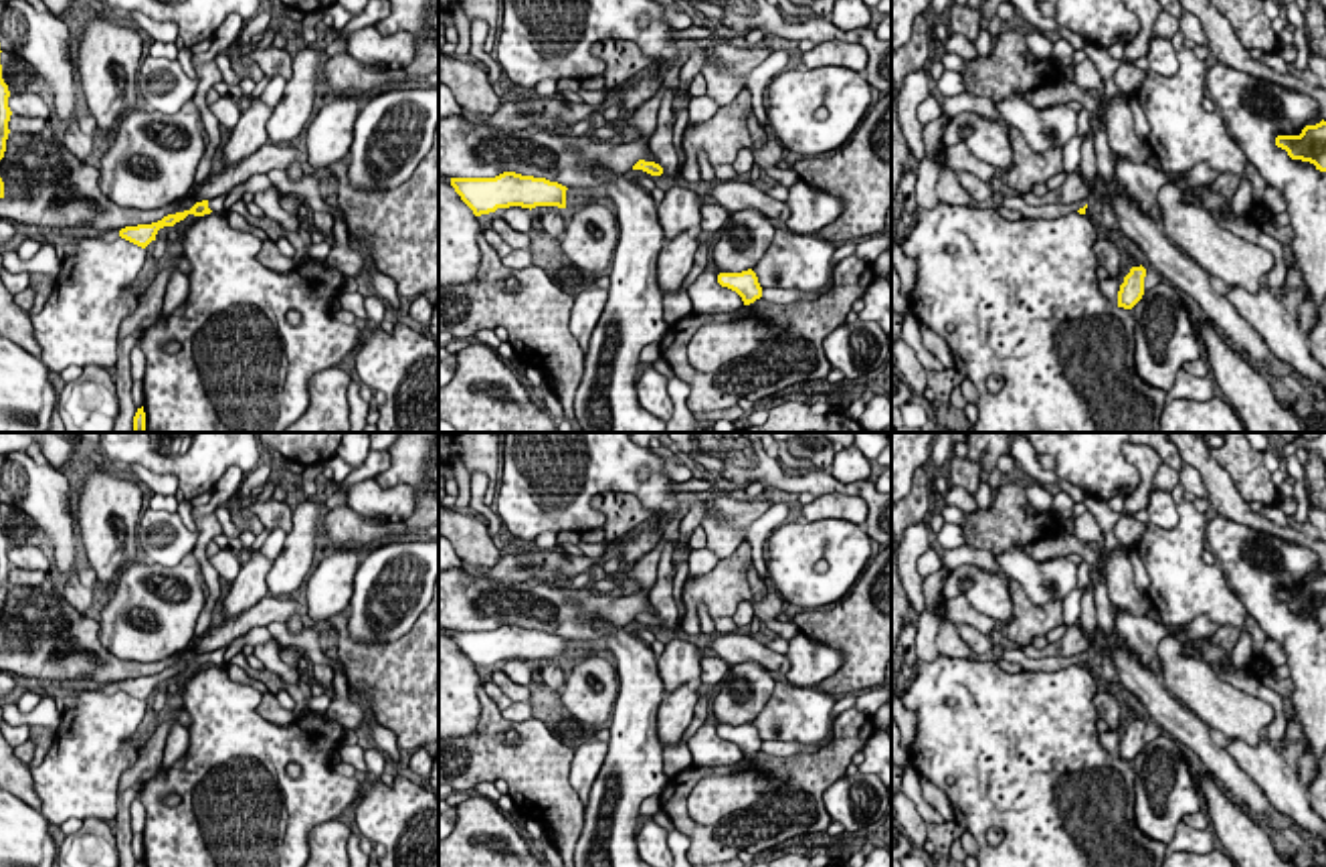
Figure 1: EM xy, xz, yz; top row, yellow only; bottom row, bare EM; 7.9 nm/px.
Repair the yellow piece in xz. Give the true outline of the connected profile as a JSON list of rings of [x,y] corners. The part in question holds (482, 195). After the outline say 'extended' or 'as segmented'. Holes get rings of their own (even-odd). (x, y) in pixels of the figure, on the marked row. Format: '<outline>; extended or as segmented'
[[[503,172],[495,178],[451,178],[451,186],[475,216],[497,208],[558,206],[566,208],[566,186],[546,178]]]; as segmented

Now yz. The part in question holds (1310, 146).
[[[1326,121],[1306,125],[1300,135],[1277,135],[1275,146],[1286,150],[1292,160],[1310,162],[1326,172]]]; as segmented

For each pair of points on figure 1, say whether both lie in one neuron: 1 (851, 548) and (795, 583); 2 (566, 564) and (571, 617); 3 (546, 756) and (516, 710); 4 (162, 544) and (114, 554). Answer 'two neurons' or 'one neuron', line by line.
1: one neuron
2: two neurons
3: two neurons
4: two neurons

